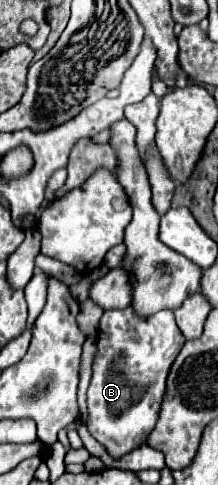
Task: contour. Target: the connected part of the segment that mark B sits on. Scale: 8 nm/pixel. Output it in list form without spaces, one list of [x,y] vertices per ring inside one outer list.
[[[132,308],[106,310],[102,314],[88,388],[86,426],[112,460],[120,460],[146,442],[158,418],[168,370],[184,342],[172,310],[160,310],[146,320],[136,318]]]

